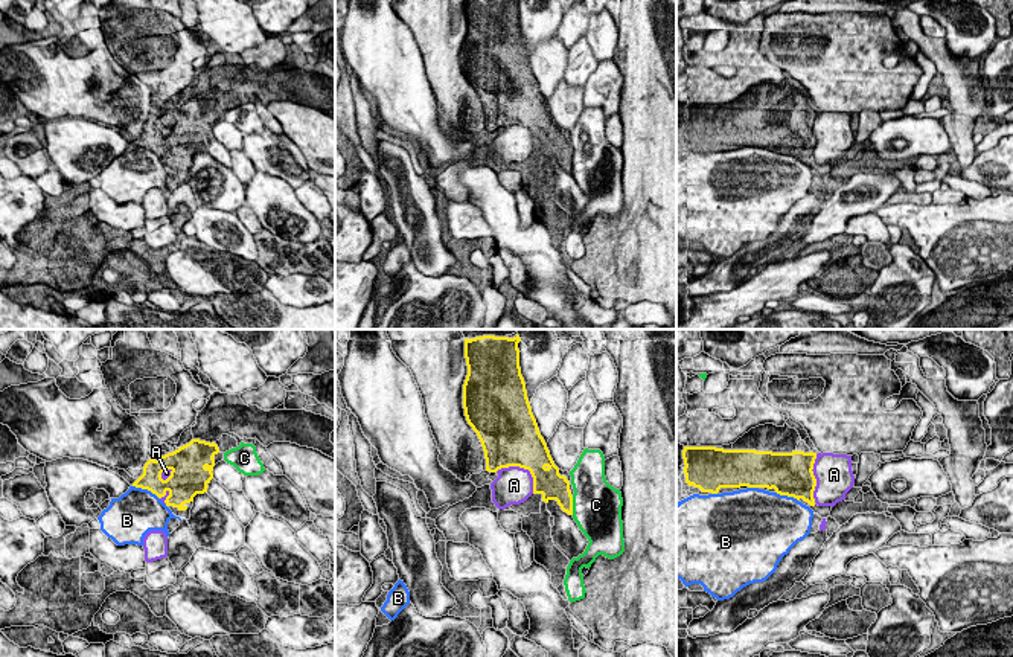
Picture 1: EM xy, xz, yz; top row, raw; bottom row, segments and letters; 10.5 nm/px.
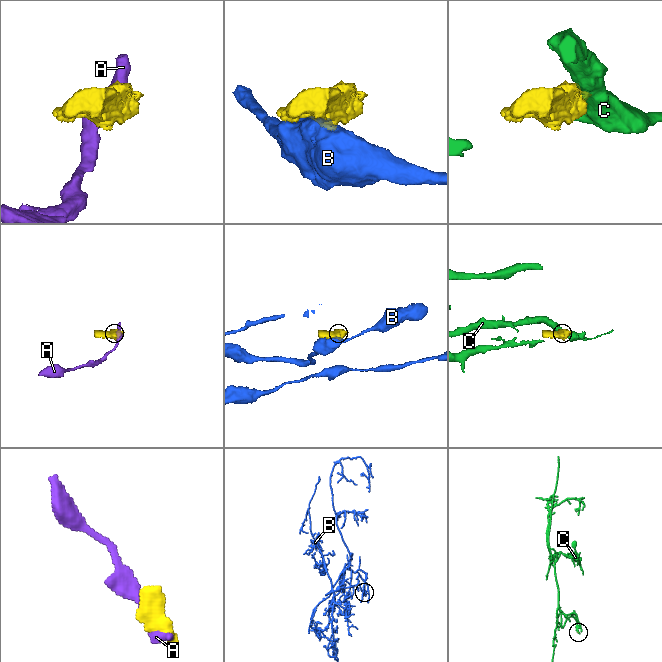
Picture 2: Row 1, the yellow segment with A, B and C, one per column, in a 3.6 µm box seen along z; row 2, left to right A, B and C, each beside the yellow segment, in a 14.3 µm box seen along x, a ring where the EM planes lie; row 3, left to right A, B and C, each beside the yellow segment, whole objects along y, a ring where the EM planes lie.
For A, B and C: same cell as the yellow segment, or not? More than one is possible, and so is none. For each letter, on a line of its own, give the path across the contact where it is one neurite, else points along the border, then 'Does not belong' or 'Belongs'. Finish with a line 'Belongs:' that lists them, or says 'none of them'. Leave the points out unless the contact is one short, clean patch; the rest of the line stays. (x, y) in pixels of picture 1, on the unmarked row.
A: Does not belong
B: Does not belong
C: Boundary: xz (572, 154), (573, 173). Does not belong
Belongs: none of them

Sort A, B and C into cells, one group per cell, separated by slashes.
A / B / C

